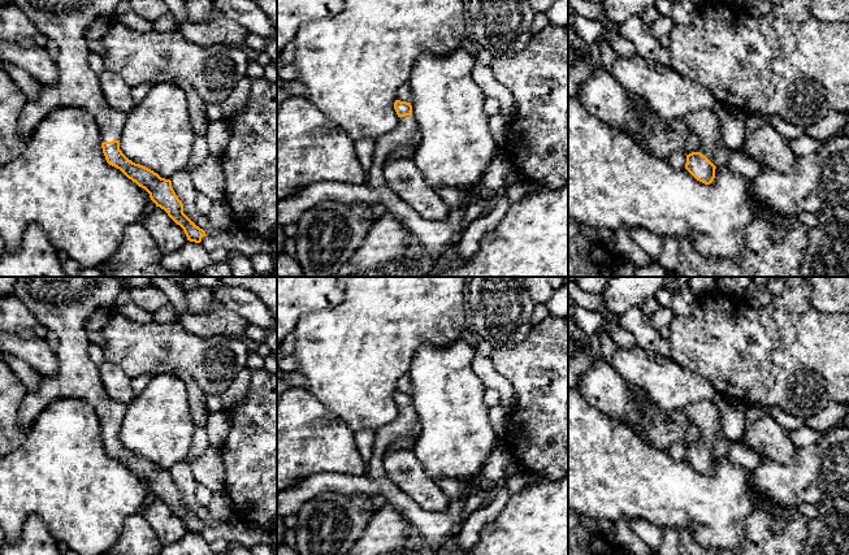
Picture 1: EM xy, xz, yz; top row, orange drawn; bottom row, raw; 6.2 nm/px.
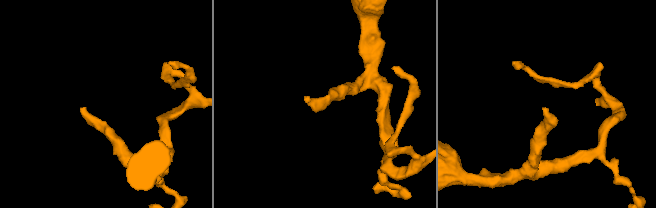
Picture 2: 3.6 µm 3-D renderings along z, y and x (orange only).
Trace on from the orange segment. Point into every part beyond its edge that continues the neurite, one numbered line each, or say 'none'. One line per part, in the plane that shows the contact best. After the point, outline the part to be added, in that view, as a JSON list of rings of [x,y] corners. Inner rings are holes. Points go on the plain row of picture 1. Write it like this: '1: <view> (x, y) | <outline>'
1: xy (61, 304) | [[[17,277],[13,294],[59,338],[59,373],[43,378],[39,389],[23,398],[21,426],[53,400],[74,398],[94,407],[103,433],[120,432],[127,406],[109,398],[99,367],[88,356],[85,321],[100,308],[113,308],[121,291],[121,277]]]

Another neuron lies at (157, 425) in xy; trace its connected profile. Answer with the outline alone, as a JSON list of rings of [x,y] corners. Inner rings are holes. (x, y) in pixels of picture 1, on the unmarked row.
[[[170,372],[151,377],[144,390],[127,404],[120,441],[133,454],[153,461],[161,469],[170,471],[174,464],[185,461],[194,432],[186,383],[182,377]]]

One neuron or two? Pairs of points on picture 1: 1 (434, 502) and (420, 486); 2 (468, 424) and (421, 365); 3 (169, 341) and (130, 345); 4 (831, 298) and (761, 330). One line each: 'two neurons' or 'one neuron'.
1: one neuron
2: one neuron
3: one neuron
4: two neurons

